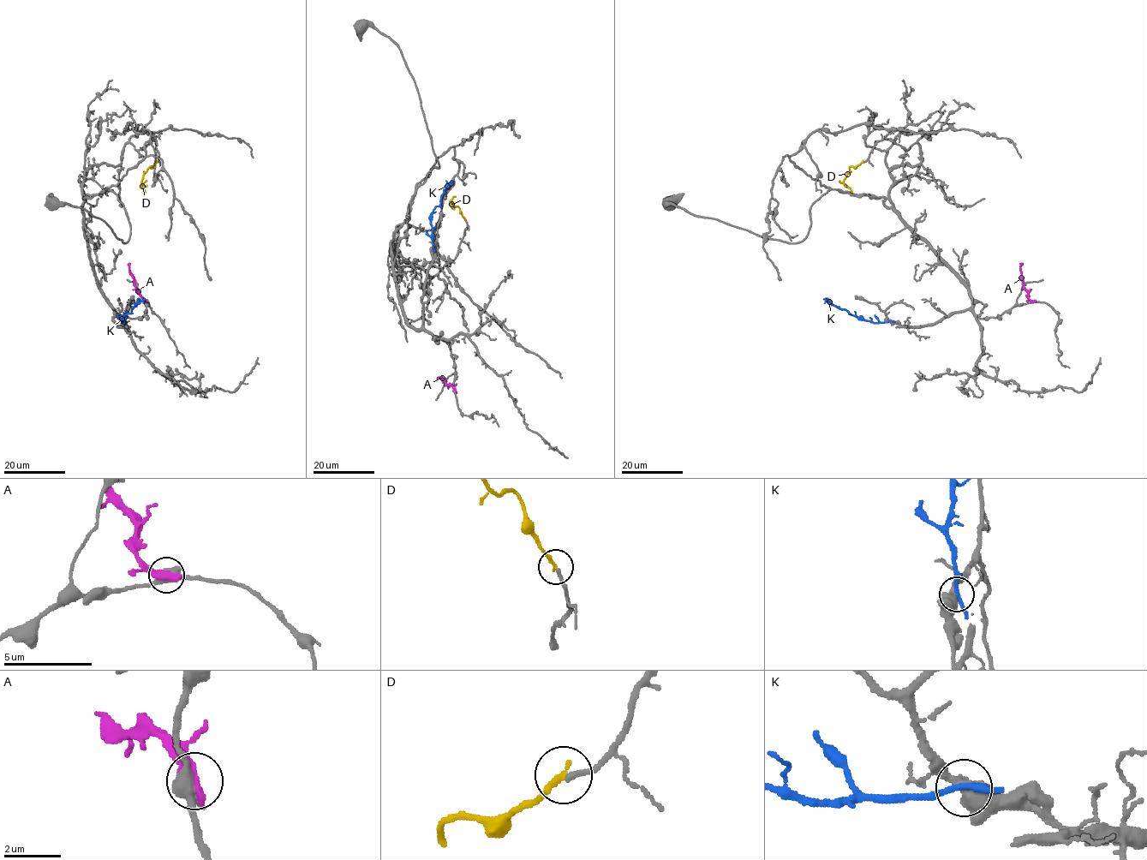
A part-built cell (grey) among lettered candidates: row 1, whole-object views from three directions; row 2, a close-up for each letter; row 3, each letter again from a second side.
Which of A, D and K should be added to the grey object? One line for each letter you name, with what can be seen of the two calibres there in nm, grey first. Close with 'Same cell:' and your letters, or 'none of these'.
D: calibres 200 and 240 nm
Same cell: D

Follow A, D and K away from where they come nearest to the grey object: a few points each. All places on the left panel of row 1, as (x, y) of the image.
A: (146, 301), (135, 286), (128, 263)
D: (157, 162), (144, 174), (141, 187), (145, 193)
K: (124, 321), (122, 319), (124, 315), (140, 301), (143, 303)

